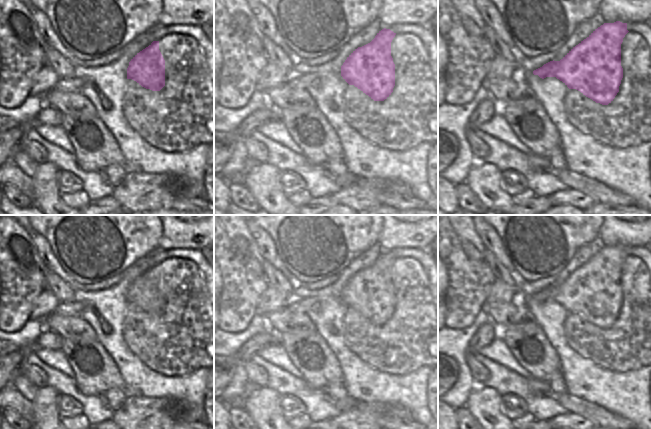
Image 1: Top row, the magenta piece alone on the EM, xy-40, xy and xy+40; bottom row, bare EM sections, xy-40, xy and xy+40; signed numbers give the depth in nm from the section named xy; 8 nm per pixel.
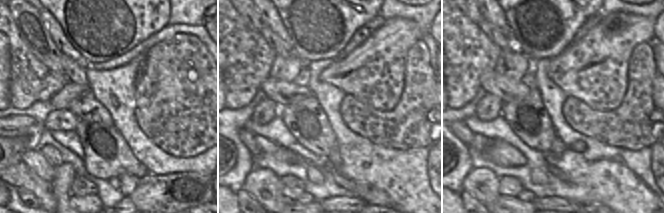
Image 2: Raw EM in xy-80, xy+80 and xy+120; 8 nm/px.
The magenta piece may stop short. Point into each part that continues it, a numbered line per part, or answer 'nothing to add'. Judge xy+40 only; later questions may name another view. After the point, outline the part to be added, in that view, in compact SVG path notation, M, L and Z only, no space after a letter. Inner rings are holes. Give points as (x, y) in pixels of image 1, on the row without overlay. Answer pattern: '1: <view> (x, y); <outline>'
1: xy+40 (531, 301); M530 296L526 302L526 306L530 307L532 305L542 305L543 303L540 302L538 299L534 299L533 296Z

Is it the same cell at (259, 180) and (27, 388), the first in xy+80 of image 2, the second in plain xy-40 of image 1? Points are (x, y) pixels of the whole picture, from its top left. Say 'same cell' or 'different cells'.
different cells

